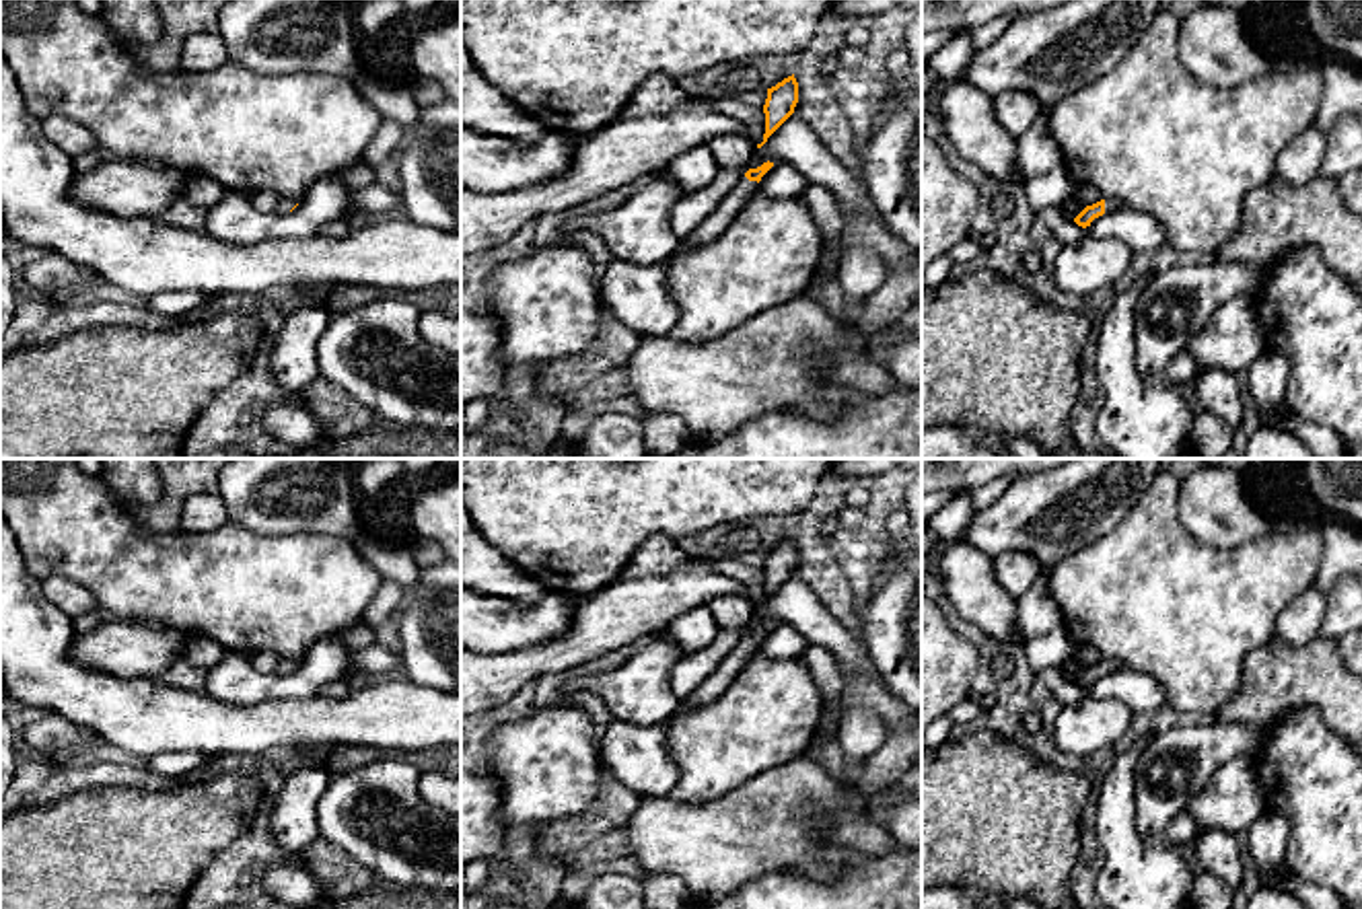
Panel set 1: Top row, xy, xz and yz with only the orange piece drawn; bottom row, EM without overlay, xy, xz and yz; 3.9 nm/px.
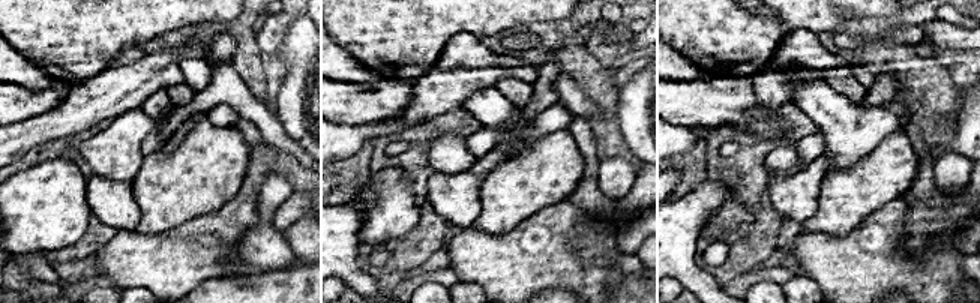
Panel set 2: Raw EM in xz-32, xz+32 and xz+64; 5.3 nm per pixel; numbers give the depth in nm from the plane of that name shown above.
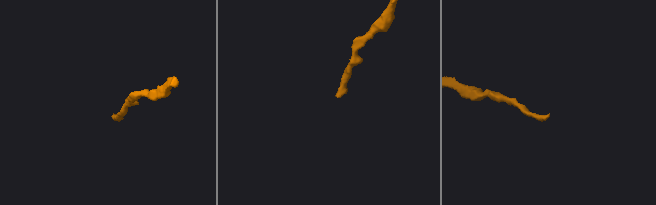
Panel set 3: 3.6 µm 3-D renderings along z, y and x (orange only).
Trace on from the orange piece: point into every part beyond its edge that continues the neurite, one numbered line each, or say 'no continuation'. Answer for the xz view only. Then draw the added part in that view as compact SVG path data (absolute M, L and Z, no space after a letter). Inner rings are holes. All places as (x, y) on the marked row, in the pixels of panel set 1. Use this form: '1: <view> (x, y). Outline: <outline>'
1: xz (640, 297). Outline: M743 177L722 204L683 241L675 253L656 265L636 265L613 259L601 282L601 304L617 321L642 337L665 337L677 321L679 308L671 294L671 261L687 245L704 245L718 239L741 206L753 195L757 181Z

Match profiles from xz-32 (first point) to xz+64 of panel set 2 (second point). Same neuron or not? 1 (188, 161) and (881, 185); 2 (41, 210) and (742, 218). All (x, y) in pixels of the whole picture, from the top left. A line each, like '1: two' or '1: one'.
1: one
2: one

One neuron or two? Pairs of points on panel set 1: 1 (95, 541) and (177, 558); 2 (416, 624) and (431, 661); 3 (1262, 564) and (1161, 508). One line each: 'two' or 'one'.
1: one
2: one
3: one

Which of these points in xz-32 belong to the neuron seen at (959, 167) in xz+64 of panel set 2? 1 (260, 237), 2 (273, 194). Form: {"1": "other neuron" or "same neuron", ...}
{"1": "same neuron", "2": "same neuron"}

